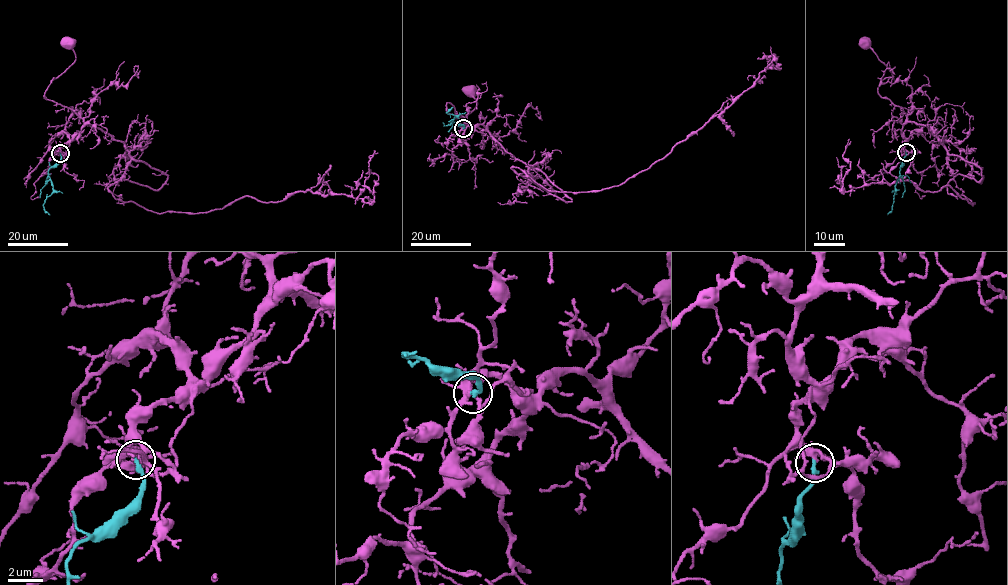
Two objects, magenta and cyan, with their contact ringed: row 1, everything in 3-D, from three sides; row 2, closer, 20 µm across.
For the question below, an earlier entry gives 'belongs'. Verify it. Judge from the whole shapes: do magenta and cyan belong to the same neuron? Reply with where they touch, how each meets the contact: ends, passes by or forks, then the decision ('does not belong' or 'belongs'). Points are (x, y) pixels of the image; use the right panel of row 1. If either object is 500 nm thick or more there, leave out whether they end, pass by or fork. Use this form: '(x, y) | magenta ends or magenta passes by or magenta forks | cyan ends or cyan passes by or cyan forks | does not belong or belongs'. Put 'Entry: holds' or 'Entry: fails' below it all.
(906, 152) | magenta forks | cyan ends | belongs
Entry: holds

